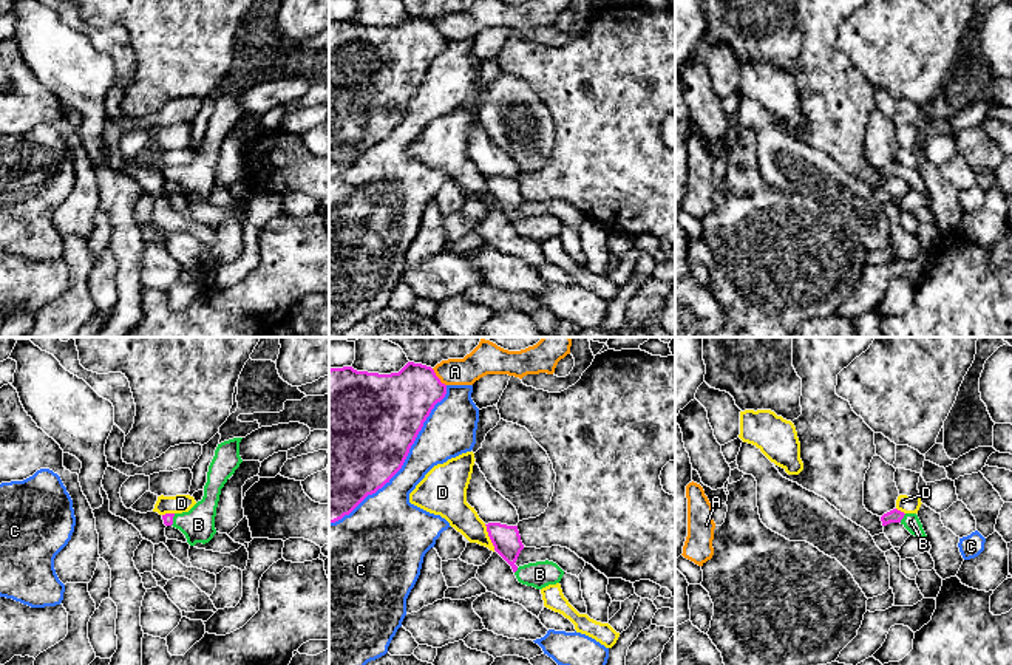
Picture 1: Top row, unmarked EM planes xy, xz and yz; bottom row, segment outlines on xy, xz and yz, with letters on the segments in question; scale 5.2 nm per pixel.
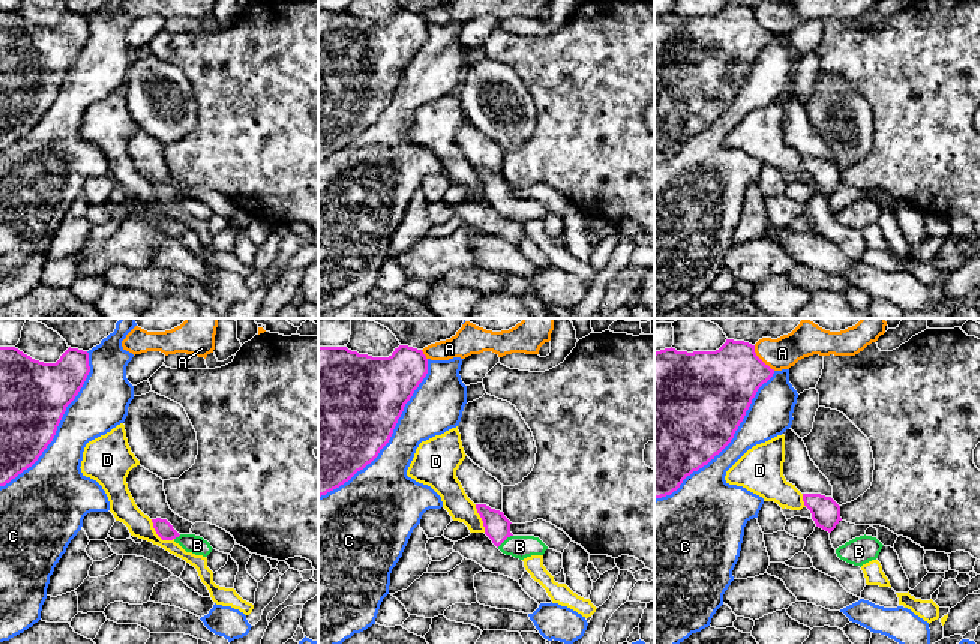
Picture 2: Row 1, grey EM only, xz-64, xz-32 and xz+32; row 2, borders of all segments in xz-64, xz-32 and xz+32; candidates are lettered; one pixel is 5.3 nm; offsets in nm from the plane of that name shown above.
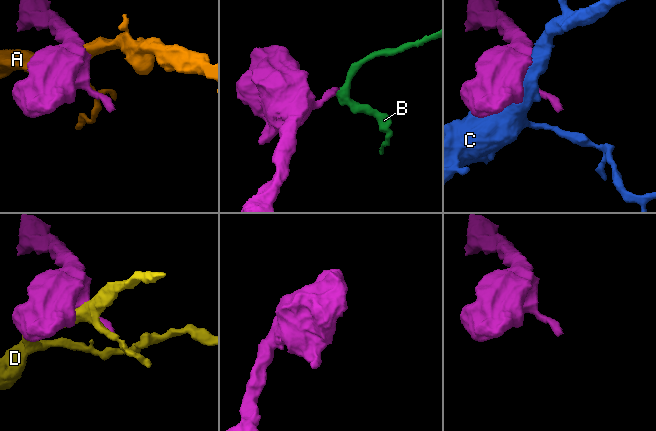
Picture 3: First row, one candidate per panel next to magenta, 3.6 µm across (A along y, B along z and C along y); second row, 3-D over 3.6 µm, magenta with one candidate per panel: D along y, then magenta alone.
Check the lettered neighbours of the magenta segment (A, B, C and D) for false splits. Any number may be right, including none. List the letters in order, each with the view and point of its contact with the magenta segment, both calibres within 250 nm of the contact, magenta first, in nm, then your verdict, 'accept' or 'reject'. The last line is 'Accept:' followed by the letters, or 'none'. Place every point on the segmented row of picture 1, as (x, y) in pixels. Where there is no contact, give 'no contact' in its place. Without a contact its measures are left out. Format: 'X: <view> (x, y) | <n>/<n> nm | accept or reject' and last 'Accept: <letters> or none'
A: xz (438, 378) | 320/150 nm | reject
B: yz (903, 517) | 70/90 nm | accept
C: xz (404, 461) | 500/240 nm | reject
D: xz (489, 535) | 150/160 nm | reject
Accept: B

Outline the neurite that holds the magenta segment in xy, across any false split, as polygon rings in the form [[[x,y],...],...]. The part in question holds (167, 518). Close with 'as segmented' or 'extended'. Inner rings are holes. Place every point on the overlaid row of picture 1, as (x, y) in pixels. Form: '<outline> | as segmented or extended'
[[[233,438],[218,444],[215,456],[209,466],[204,496],[188,512],[162,515],[165,526],[179,529],[190,546],[209,543],[216,534],[215,517],[221,489],[243,462],[239,456],[239,442],[243,438]]] | extended

